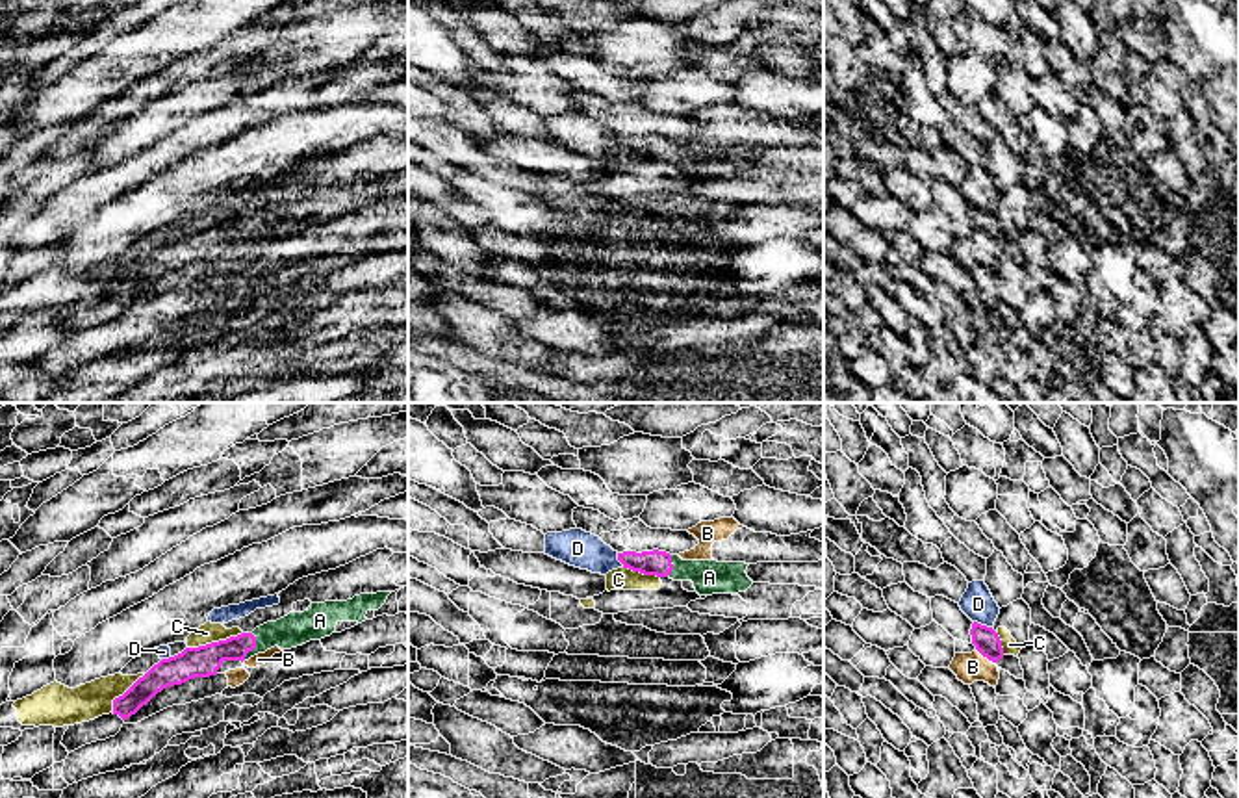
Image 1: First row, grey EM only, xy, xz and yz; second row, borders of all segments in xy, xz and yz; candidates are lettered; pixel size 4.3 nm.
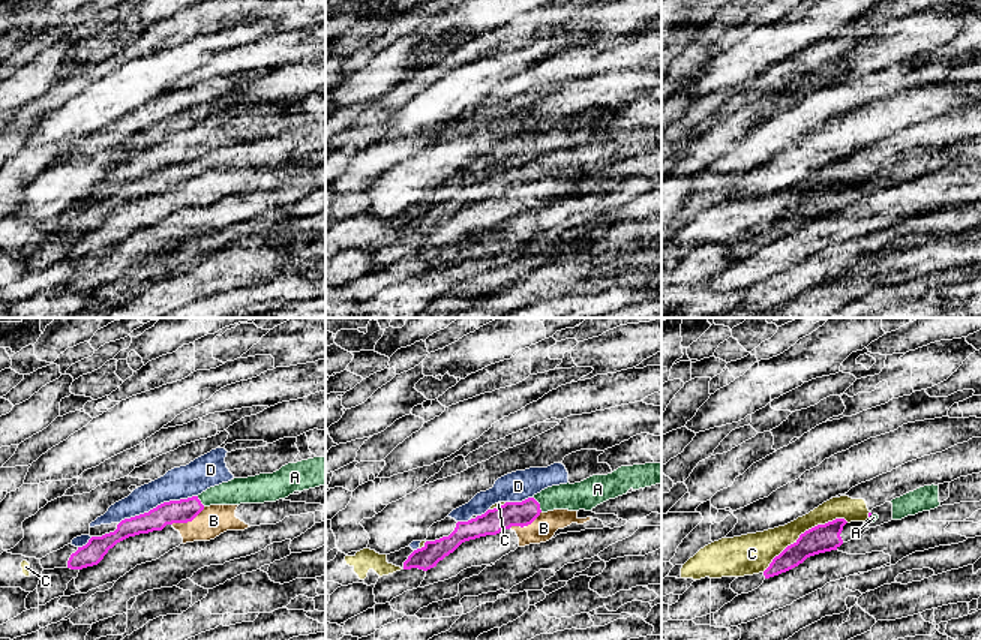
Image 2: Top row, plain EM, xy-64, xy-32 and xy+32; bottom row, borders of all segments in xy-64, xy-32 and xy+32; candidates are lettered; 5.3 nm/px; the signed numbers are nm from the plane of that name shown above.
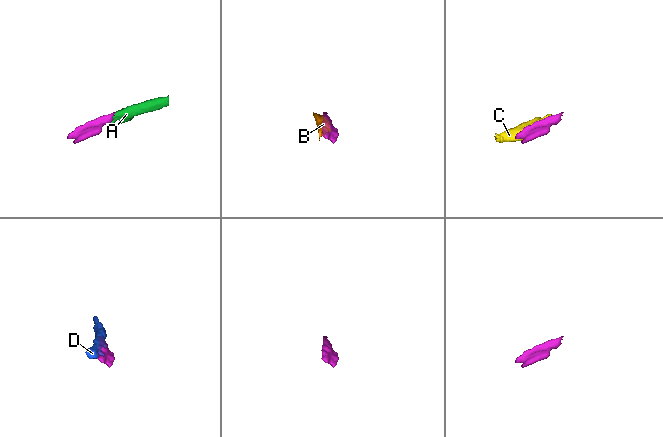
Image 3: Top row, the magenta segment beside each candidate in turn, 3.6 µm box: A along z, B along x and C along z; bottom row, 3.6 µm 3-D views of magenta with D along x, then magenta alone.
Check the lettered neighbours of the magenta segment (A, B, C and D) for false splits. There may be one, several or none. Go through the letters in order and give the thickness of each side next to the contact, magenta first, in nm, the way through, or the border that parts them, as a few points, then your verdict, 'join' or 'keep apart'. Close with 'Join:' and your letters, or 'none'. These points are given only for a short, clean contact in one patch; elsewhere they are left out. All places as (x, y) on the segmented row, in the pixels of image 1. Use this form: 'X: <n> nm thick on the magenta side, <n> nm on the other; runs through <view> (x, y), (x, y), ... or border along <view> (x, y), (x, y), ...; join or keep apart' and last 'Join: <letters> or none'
A: 140 nm thick on the magenta side, 140 nm on the other; runs through xy (203, 661), (221, 650), (253, 648), (271, 633), (297, 628); join
B: 110 nm thick on the magenta side, 130 nm on the other; border along yz (978, 650), (989, 661); keep apart
C: 140 nm thick on the magenta side, 90 nm on the other; keep apart
D: 110 nm thick on the magenta side, 140 nm on the other; keep apart
Join: A

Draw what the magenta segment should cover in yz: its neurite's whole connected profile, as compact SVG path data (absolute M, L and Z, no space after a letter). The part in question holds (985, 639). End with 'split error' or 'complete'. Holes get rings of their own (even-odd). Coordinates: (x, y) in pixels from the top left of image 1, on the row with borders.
M974 622L970 635L976 650L989 661L998 663L1003 657L1002 640L992 627Z | complete

